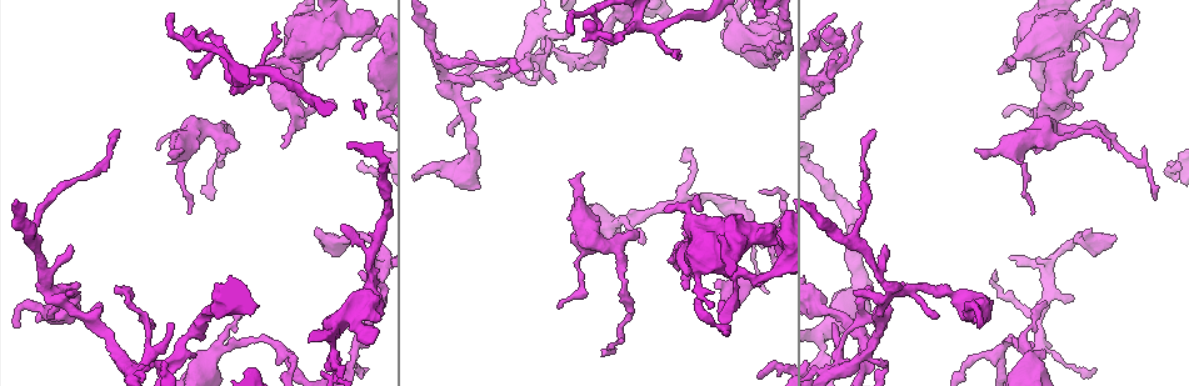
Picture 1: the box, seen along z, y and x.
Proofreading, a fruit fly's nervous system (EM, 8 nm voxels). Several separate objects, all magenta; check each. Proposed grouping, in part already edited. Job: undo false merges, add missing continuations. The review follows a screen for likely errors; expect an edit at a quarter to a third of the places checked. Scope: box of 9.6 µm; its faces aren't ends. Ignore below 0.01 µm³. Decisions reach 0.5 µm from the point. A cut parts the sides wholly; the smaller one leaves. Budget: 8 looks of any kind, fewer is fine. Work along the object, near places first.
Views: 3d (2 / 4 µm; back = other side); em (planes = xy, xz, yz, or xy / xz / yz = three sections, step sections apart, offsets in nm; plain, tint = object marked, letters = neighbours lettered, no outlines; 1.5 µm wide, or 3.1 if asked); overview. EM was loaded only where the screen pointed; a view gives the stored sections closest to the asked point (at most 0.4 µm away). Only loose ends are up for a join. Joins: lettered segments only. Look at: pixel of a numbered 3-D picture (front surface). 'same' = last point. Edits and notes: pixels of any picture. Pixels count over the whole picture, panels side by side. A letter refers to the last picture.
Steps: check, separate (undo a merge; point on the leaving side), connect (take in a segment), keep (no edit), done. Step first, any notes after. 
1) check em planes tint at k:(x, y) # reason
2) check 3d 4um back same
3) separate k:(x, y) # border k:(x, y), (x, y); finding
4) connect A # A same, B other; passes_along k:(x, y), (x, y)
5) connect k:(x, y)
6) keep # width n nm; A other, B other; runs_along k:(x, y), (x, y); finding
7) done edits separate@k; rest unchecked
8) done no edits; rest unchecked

check 3d 2um at 1:(1081, 104) # thick end

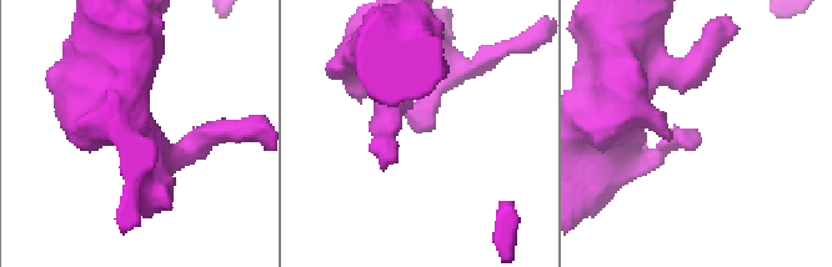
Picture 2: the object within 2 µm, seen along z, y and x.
check em planes tint at 2:(698, 132) # need the tissue

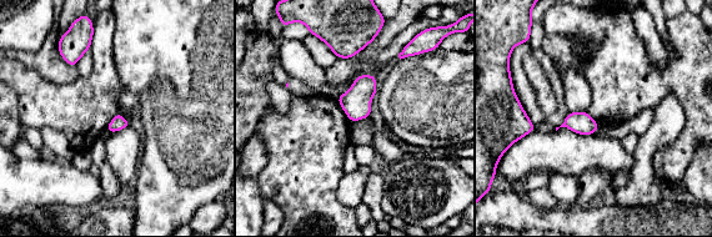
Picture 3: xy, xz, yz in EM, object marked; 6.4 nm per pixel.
check em planes letters same

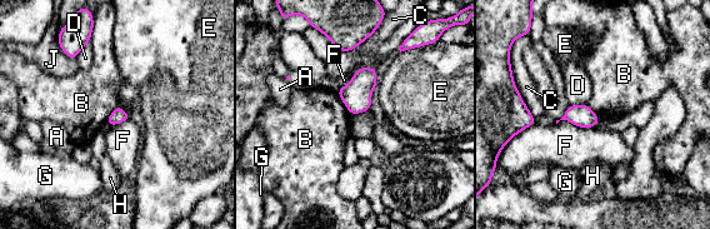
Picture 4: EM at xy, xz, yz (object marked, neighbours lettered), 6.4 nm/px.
keep # A other, B other, C other, D other, E other, F other, G other, H other, J other; border 4:(336, 91), (351, 114); none of them fits

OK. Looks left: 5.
check em planes letters at 1:(1156, 197) # branch stops here

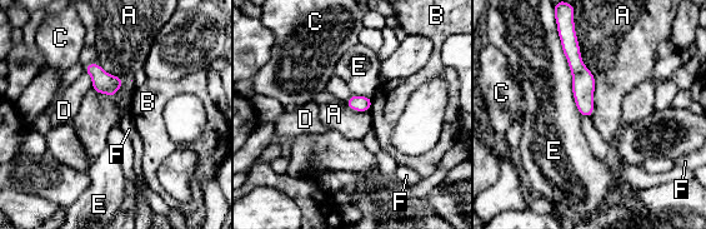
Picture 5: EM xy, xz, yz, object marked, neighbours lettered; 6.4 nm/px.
keep # width 100 nm; A other, B other, C other, D other, E other, F other; runs_along 5:(566, 40), (582, 78), (589, 113); no lettered segment goes on from it

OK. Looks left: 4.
check em xz step 8 tint at 1:(159, 147) # thin end

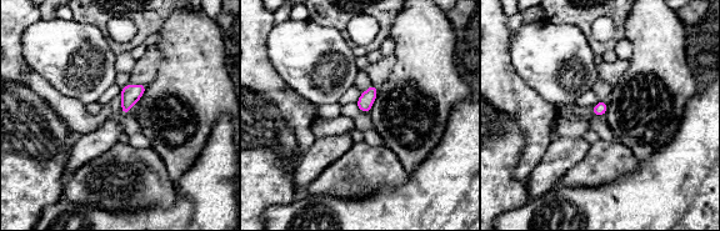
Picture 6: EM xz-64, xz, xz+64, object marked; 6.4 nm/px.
check em xz step 8 letters same

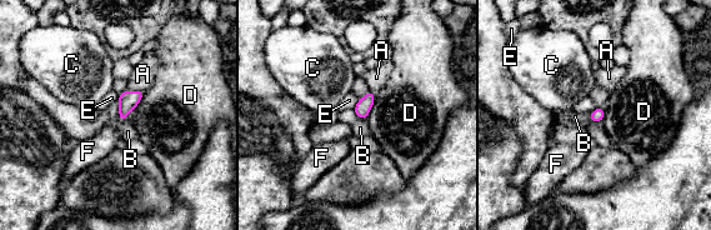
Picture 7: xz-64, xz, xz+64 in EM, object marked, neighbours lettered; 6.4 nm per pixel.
keep # A other, B other, C other, D other, E other, F other; border 7:(375, 91), (375, 101), (365, 119); none of them fits

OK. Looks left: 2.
done no edits; rest unchecked

